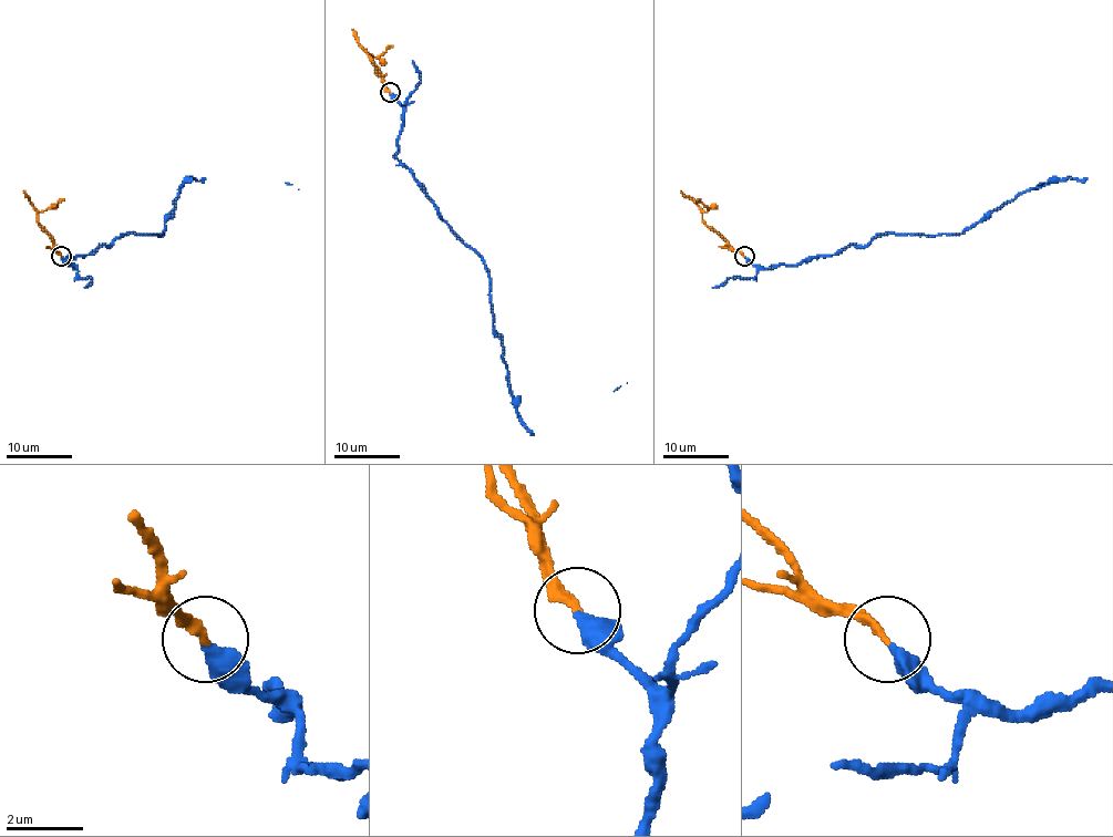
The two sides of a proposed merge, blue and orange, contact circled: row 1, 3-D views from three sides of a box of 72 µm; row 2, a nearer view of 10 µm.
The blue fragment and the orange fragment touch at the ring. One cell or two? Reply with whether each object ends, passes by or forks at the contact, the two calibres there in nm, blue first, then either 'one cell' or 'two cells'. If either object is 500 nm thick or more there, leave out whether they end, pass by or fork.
blue ends; orange ends; calibres 400 and 240 nm; two cells

